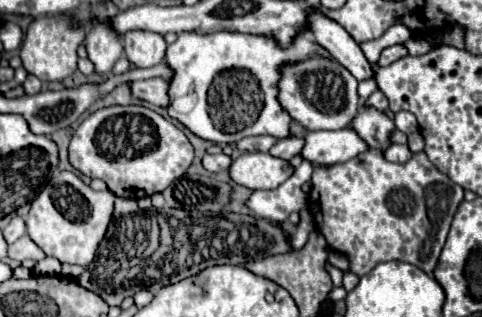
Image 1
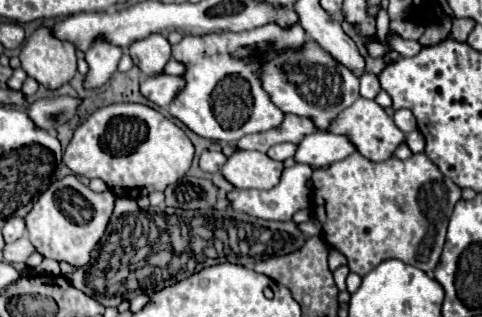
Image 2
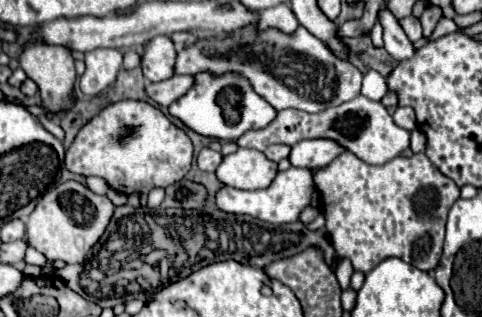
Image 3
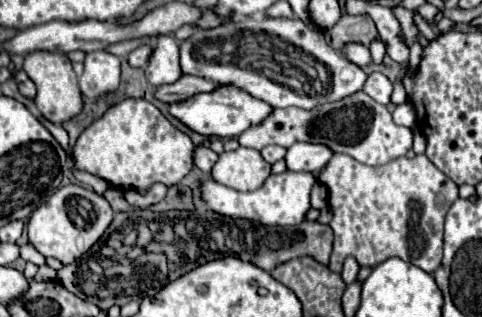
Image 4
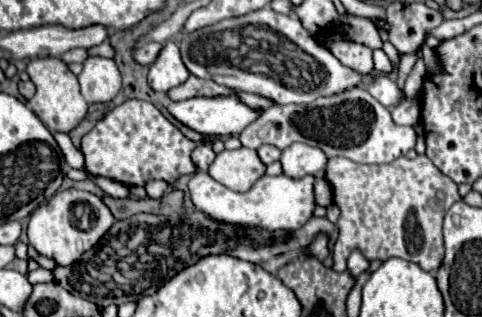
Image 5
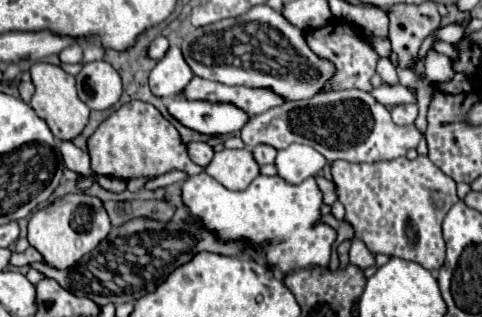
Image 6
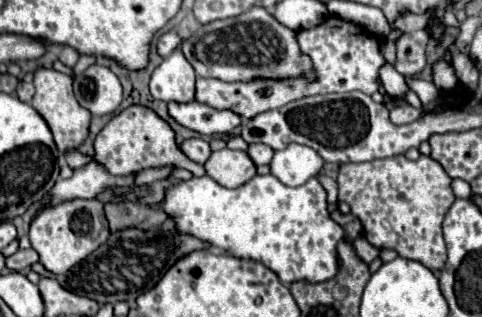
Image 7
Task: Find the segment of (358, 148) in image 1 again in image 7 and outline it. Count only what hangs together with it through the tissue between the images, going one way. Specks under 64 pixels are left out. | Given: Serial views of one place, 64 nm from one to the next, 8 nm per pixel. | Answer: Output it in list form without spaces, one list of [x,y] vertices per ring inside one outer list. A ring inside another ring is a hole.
[[[290,144],[288,148],[274,152],[270,162],[270,172],[286,186],[302,186],[306,180],[318,176],[324,160],[312,148],[304,148],[302,144]]]

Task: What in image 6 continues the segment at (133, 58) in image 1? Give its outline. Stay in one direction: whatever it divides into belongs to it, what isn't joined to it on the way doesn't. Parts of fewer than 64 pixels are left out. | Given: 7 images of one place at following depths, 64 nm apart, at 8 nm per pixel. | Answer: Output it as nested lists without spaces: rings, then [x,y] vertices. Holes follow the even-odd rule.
[[[172,46],[166,56],[150,72],[150,90],[154,96],[182,96],[184,88],[192,80],[192,70],[186,64],[178,46]]]

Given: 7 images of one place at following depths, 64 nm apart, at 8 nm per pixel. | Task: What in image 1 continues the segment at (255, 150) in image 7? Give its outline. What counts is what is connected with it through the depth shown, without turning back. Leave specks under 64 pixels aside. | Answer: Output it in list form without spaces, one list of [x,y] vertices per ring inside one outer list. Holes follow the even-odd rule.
[[[282,138],[278,140],[272,148],[270,154],[282,160],[290,160],[292,156],[296,156],[300,152],[300,148],[304,146],[304,140],[296,140],[296,138]]]

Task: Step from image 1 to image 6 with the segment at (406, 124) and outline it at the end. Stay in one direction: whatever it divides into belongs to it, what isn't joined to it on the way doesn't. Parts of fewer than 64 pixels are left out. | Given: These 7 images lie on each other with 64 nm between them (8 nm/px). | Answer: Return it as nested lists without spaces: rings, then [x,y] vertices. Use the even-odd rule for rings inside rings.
[[[400,104],[400,106],[394,106],[392,110],[392,120],[396,124],[414,124],[416,116],[418,116],[418,106],[416,104]]]

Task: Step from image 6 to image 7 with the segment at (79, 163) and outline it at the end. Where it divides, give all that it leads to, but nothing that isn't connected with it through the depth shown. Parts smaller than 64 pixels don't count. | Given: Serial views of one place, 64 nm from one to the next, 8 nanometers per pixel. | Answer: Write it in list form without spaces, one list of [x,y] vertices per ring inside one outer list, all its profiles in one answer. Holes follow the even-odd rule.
[[[78,150],[66,152],[66,162],[68,162],[68,166],[70,166],[70,168],[82,168],[88,160],[90,160],[90,158],[88,158],[88,156],[84,156],[84,154],[80,154]]]

